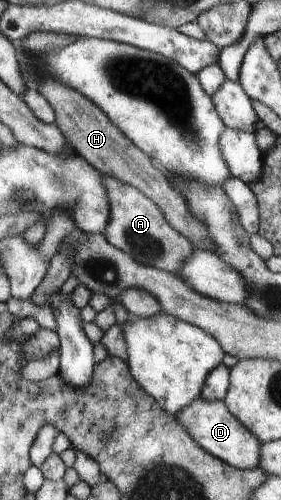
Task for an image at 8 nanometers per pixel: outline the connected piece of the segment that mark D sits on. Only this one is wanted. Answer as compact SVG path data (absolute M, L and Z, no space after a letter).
M197 397L187 408L177 413L177 419L185 429L192 433L196 441L201 445L201 449L212 453L213 457L228 462L229 465L237 469L253 469L259 467L261 463L261 453L263 453L263 443L260 438L247 429L245 425L232 414L228 405L223 400L209 401L203 397Z

